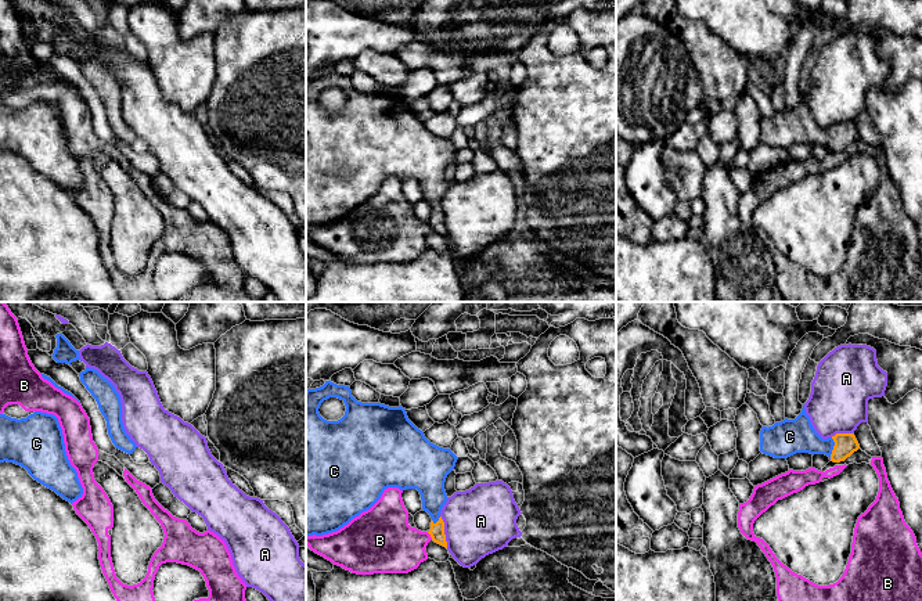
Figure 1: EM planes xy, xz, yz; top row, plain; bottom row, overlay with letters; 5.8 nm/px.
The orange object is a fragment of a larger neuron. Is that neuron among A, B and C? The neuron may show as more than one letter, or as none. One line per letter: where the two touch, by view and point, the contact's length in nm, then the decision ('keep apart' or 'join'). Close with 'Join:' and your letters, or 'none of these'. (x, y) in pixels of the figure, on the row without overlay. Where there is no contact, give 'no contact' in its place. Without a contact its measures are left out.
A: xz (443, 222) | 200 nm | keep apart
B: xz (431, 226) | 60 nm | keep apart
C: yz (834, 139) | 130 nm | join
Join: C

